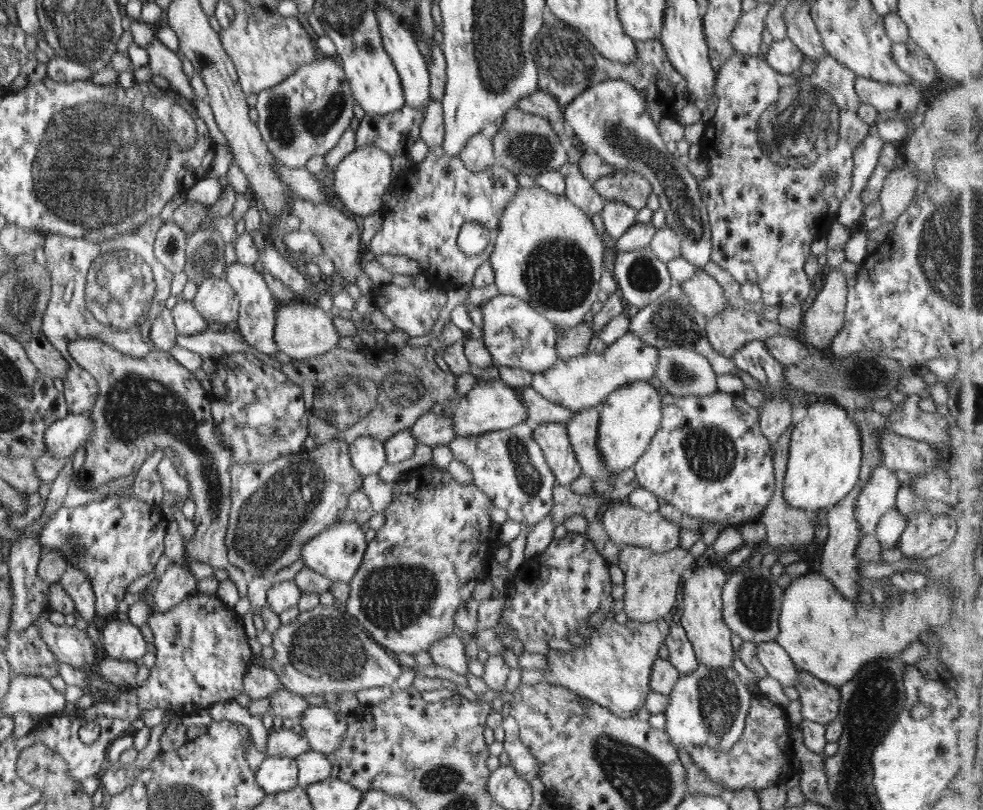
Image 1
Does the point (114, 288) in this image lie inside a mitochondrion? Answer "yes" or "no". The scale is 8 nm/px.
yes

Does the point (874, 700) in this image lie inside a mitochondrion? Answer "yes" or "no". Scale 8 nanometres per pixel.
yes

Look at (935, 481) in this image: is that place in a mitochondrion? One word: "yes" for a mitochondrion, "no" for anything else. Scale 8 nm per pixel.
no

